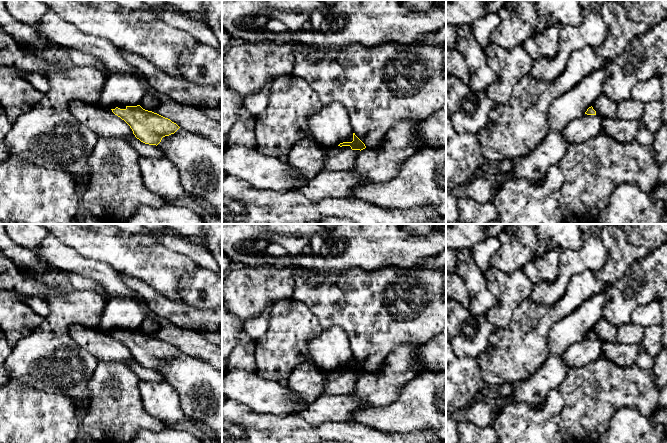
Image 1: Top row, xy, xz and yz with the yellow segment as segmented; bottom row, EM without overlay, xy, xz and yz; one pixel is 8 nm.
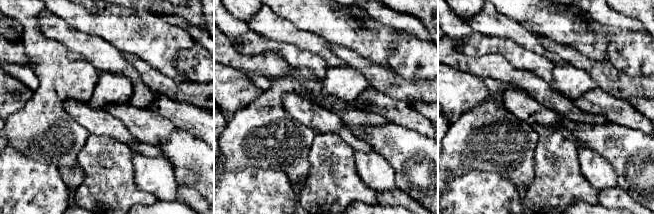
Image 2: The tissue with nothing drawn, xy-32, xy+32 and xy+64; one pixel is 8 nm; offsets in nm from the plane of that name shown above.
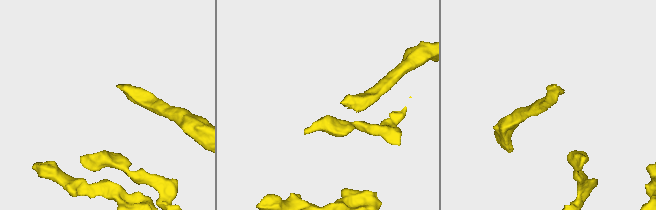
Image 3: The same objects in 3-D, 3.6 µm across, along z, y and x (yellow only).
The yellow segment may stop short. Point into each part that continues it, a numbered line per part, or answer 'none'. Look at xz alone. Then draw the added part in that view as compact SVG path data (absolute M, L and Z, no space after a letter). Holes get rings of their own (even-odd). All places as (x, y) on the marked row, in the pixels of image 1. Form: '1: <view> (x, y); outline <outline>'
1: xz (338, 158); outline M350 146L328 148L326 158L323 160L323 171L332 173L351 171L360 152L360 150L352 150Z

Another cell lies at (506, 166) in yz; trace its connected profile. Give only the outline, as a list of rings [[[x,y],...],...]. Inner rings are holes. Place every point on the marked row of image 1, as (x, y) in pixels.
[[[503,159],[501,162],[496,164],[500,172],[506,176],[512,177],[514,172],[513,159]]]

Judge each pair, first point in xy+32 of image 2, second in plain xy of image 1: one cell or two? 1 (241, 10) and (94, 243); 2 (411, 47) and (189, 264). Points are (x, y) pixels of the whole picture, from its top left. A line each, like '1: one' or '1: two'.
1: two
2: two

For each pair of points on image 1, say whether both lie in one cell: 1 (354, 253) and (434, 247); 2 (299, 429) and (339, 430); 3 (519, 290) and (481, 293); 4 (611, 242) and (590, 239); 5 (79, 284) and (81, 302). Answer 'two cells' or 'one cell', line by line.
1: one cell
2: one cell
3: two cells
4: two cells
5: two cells

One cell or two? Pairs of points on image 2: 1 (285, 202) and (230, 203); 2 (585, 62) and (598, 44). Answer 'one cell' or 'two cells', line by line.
1: one cell
2: two cells

